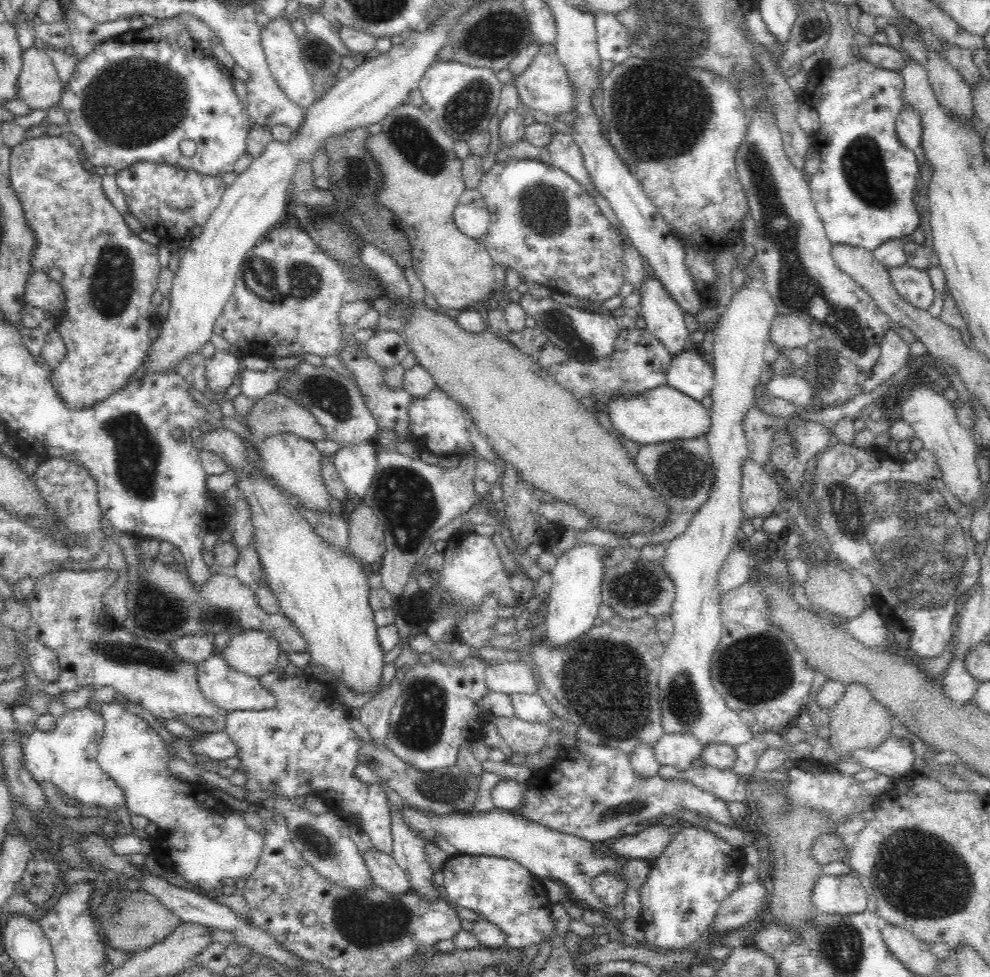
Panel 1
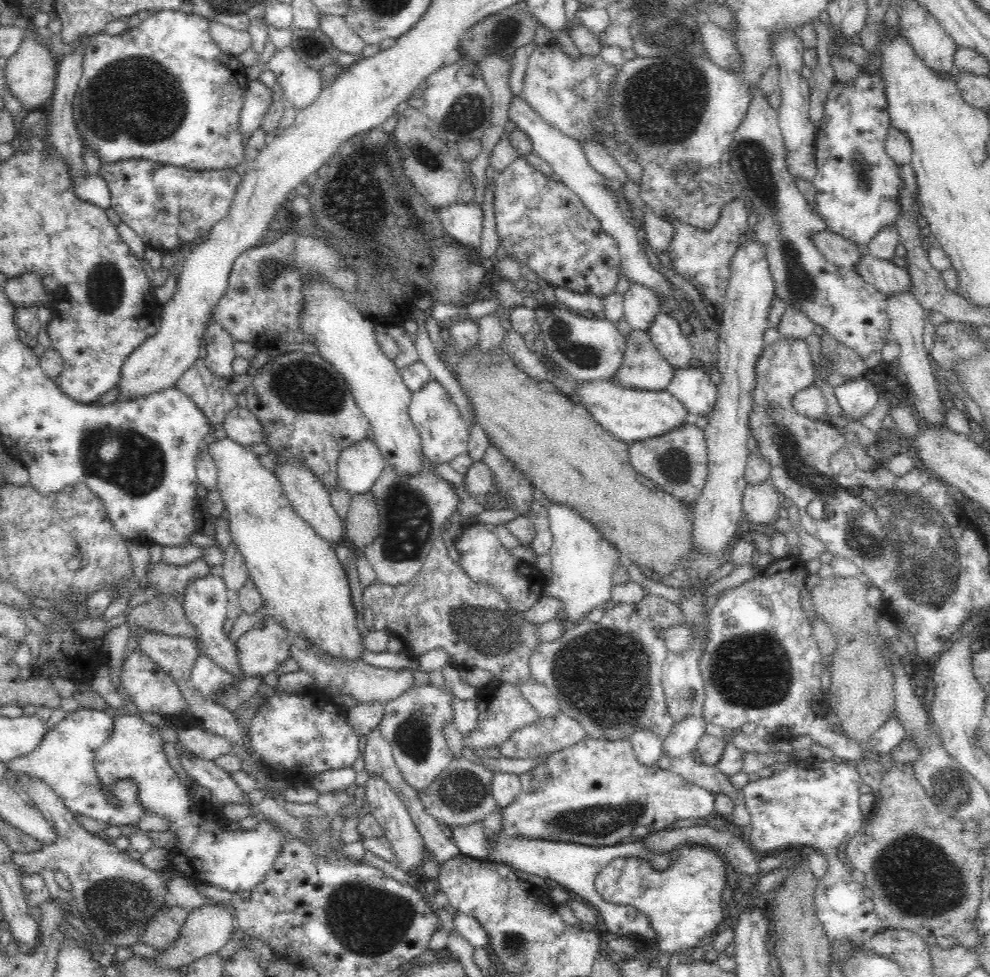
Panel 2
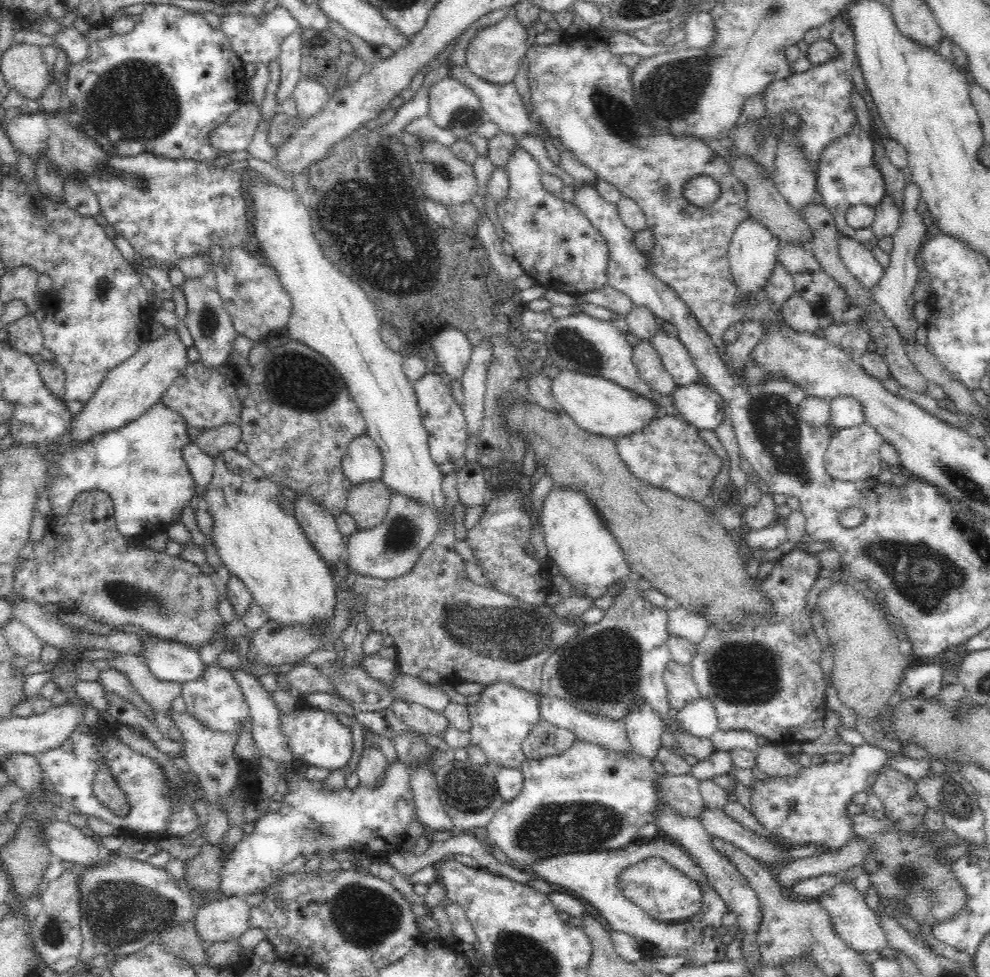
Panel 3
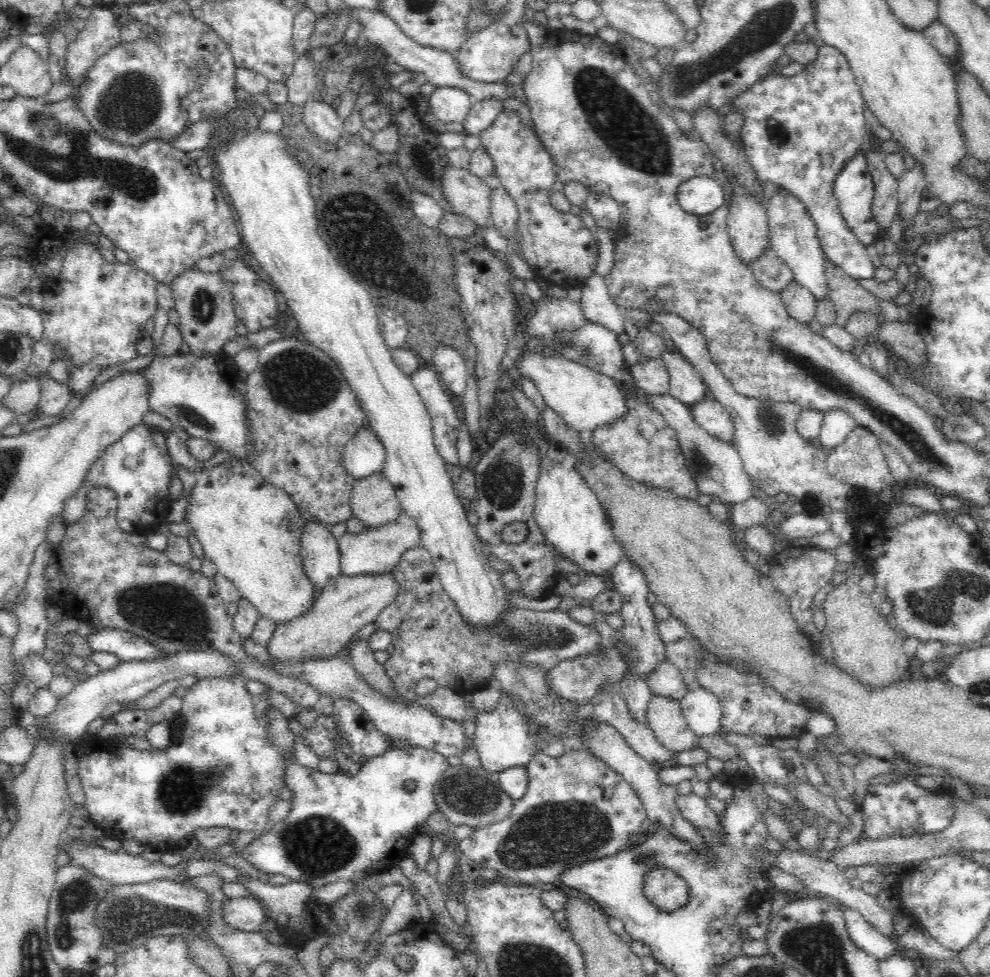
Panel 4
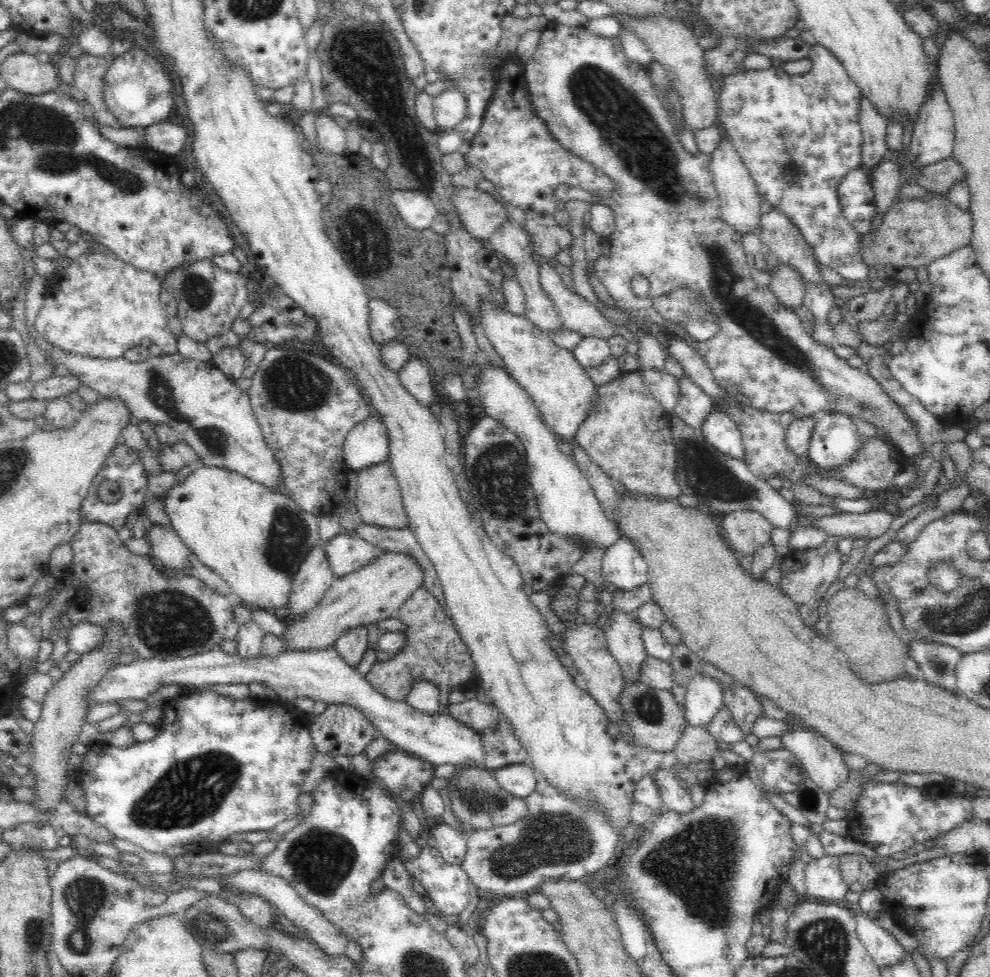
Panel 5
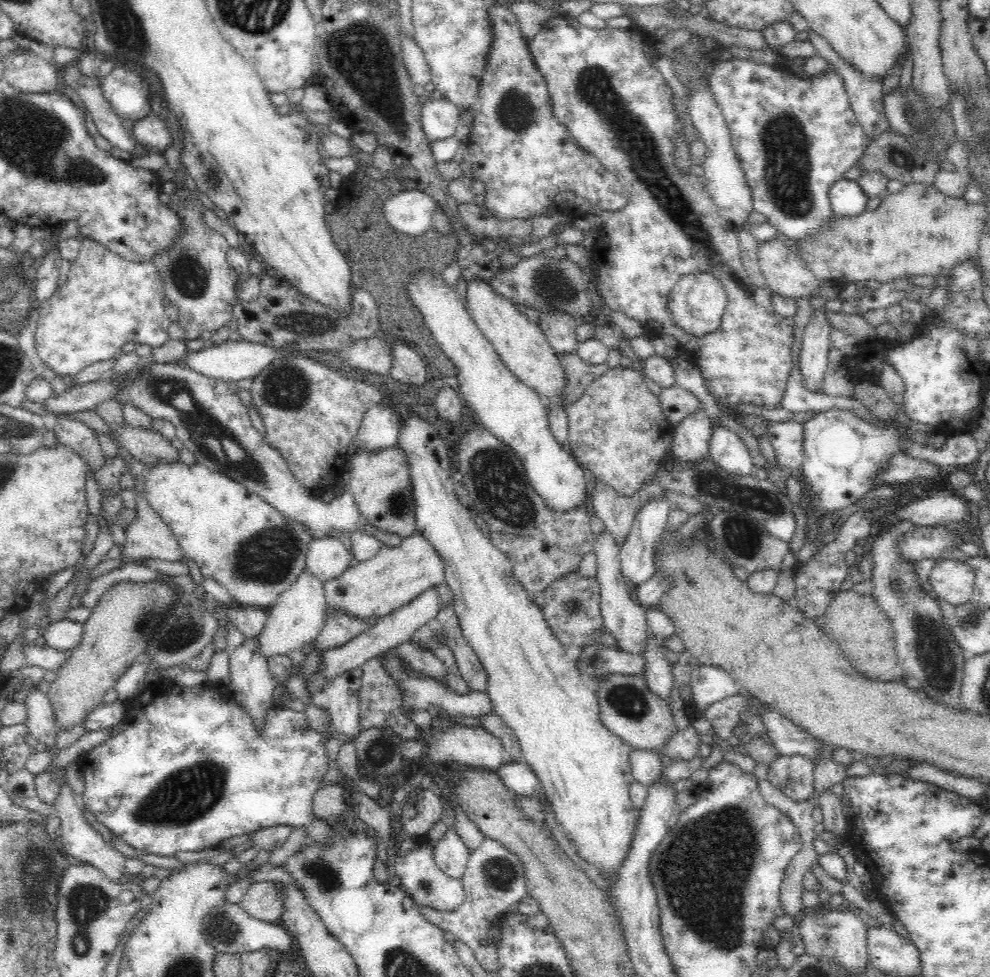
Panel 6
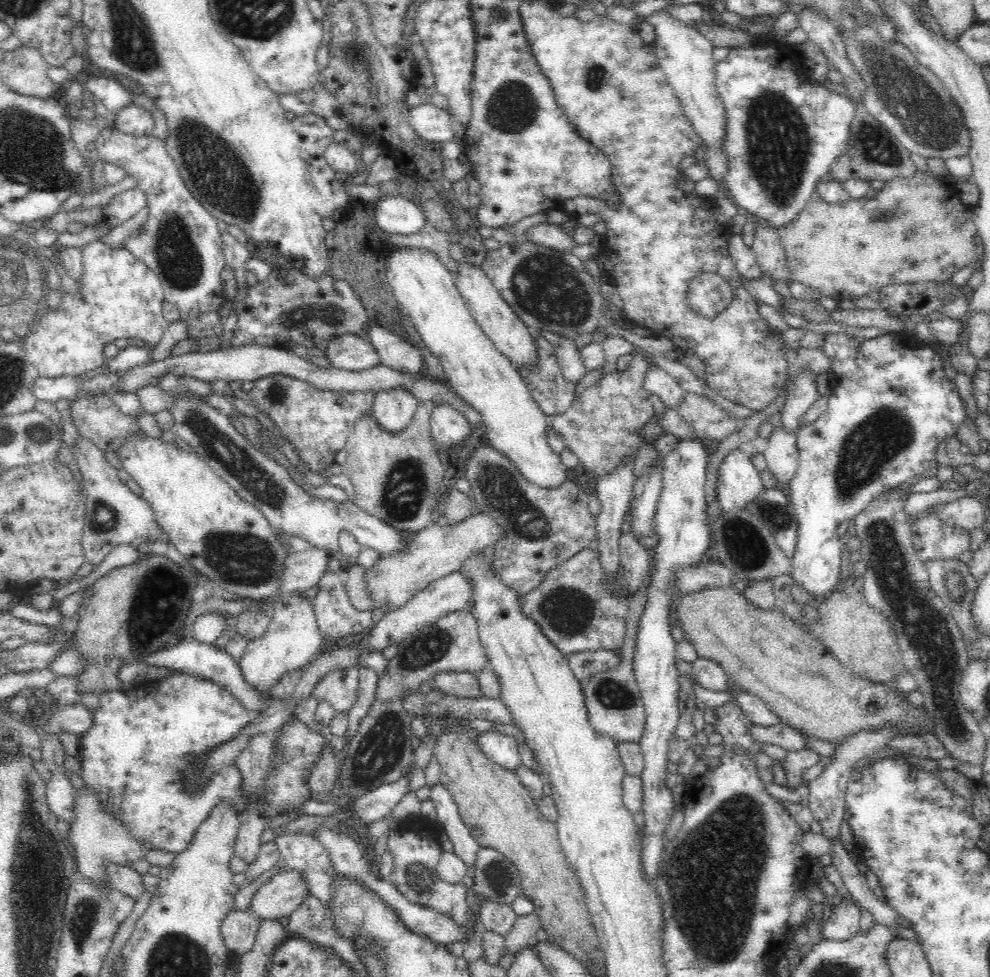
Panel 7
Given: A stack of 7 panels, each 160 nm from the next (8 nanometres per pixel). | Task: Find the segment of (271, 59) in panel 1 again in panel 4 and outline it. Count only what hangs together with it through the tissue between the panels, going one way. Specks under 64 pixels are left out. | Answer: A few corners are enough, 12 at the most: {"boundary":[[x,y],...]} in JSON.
{"boundary":[[310,98],[303,122],[318,139],[336,144],[345,131],[330,104]]}

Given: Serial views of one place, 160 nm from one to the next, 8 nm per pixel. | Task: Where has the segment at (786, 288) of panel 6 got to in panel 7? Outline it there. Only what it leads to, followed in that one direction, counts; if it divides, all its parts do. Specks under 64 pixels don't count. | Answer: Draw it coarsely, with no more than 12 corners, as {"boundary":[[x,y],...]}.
{"boundary":[[754,214],[751,249],[761,270],[776,281],[791,274],[777,227]]}

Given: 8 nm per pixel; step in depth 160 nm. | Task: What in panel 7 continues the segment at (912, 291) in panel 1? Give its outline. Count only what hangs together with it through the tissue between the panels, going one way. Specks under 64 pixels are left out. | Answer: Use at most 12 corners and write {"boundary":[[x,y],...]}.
{"boundary":[[745,47],[715,66],[733,199],[774,227],[847,148],[854,104]]}

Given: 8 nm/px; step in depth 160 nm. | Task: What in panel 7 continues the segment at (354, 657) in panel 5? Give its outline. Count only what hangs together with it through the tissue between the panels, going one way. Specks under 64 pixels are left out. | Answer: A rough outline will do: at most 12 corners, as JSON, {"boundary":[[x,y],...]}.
{"boundary":[[326,571],[310,601],[323,638],[373,625],[352,607],[345,584]]}

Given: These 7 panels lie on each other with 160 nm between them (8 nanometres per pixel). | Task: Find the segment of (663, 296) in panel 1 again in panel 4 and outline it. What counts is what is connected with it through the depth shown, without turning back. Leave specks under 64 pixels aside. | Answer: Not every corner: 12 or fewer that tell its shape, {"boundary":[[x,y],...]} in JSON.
{"boundary":[[677,349],[661,358],[669,394],[688,408],[708,395],[699,372]]}

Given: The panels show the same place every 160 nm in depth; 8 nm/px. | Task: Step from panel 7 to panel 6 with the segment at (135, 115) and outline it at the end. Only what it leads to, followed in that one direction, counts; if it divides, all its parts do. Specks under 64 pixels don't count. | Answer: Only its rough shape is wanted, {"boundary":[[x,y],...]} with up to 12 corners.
{"boundary":[[156,116],[132,122],[138,143],[163,153],[172,143],[166,124]]}

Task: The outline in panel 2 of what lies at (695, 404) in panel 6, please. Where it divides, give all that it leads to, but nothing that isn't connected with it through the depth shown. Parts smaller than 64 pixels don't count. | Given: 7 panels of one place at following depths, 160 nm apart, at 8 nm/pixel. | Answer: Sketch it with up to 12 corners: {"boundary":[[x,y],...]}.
{"boundary":[[633,330],[613,381],[667,390],[675,370],[648,331]]}

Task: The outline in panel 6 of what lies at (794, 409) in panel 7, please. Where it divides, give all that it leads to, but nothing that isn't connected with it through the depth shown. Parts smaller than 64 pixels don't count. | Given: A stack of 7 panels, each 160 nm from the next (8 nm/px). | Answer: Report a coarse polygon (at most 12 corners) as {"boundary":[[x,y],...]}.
{"boundary":[[824,309],[803,328],[804,387],[822,392],[830,330]]}

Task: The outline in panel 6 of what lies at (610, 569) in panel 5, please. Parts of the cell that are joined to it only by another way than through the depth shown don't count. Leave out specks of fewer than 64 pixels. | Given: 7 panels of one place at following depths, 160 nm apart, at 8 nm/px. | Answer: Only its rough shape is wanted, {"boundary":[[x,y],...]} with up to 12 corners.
{"boundary":[[649,499],[620,547],[624,578],[633,587],[654,572],[656,545],[672,504]]}

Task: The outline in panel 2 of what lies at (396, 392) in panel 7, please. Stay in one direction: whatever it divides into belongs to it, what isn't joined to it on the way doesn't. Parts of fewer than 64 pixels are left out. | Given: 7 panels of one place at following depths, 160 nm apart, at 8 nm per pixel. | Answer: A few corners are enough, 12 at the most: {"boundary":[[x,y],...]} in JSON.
{"boundary":[[368,438],[337,462],[340,487],[371,491],[386,463]]}

